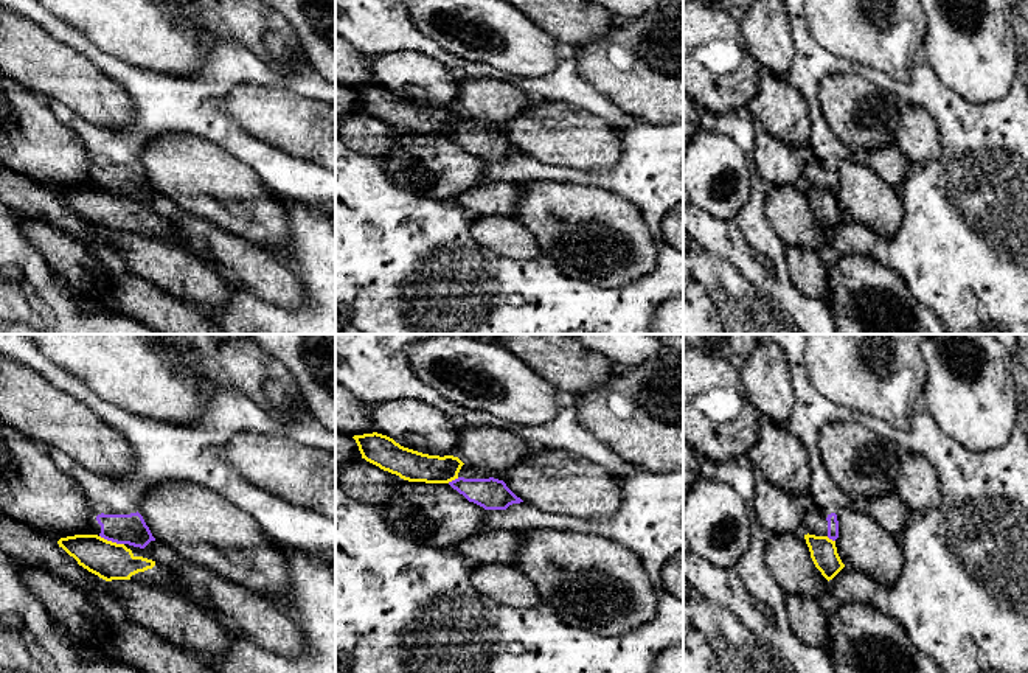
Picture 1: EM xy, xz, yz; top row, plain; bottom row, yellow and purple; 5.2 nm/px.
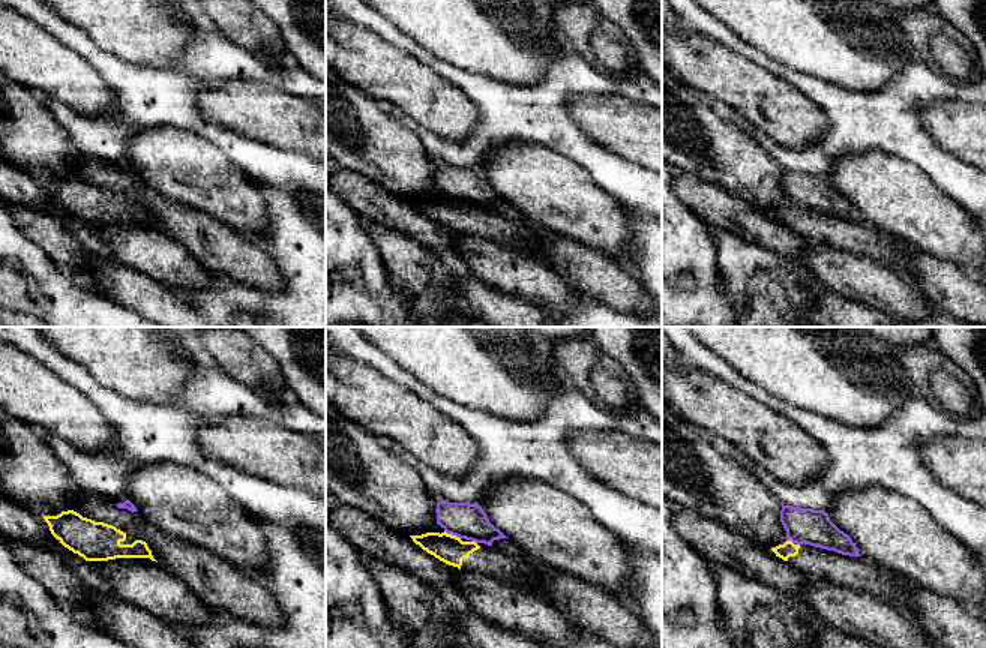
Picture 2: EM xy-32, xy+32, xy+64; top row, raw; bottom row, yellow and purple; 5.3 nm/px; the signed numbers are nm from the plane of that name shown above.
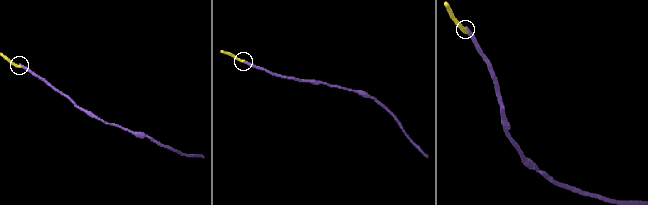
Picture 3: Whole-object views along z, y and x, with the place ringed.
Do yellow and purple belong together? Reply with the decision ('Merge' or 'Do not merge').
Do not merge

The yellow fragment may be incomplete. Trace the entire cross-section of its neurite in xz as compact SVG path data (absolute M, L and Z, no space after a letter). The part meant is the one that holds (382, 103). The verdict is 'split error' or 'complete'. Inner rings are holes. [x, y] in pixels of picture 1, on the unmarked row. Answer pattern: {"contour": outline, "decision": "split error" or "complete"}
{"contour": "M373 84L353 89L362 110L408 134L449 135L464 117L453 107L429 107L401 98L393 90Z", "decision": "complete"}

